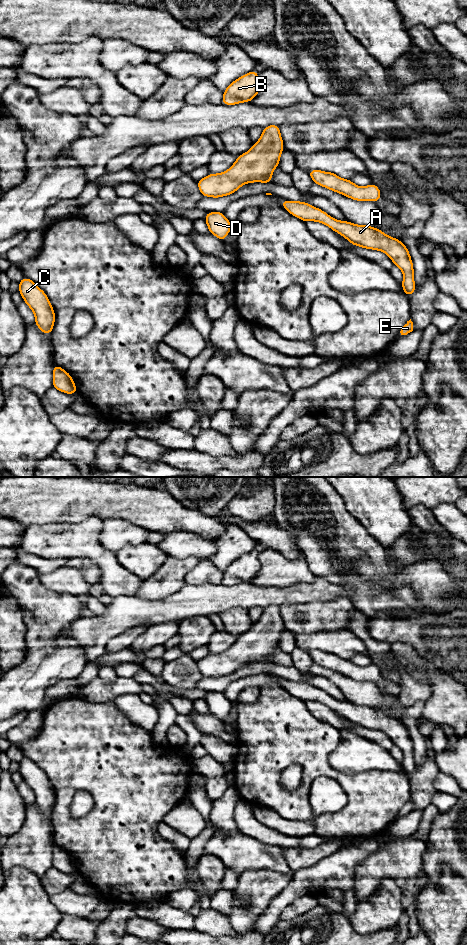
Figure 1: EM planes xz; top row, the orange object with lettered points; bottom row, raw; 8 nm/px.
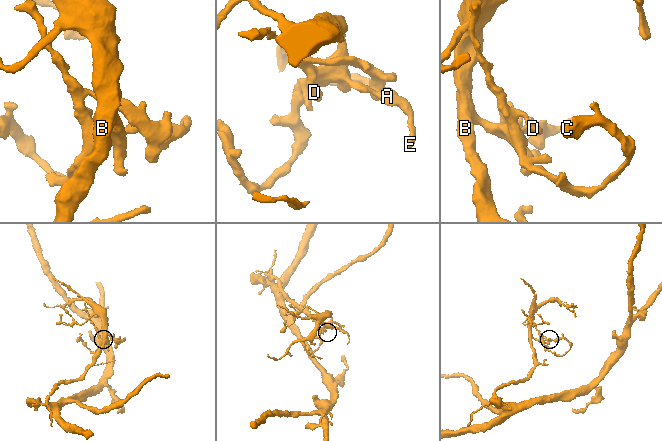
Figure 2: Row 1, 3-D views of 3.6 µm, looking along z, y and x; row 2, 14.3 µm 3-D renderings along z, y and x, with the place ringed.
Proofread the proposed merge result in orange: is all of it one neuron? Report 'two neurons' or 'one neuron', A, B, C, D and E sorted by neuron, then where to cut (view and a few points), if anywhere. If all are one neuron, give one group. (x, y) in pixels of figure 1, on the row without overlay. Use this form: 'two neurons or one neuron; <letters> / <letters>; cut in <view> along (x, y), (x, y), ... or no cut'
one neuron; A B C D E; no cut

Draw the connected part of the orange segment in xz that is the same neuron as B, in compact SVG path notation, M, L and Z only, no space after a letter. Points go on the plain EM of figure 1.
M253 550L233 561L223 572L223 585L251 582L261 569L258 552Z

